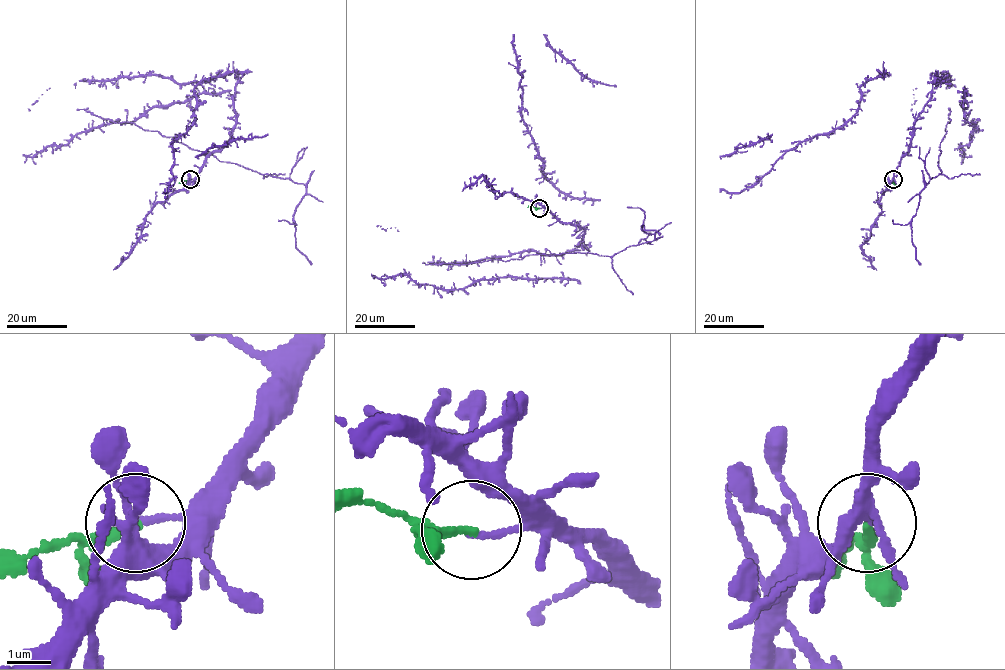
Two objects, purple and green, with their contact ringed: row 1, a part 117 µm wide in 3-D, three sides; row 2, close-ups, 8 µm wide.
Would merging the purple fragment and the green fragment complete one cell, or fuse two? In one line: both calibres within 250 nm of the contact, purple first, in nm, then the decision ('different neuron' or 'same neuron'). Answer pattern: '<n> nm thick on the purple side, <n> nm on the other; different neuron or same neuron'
150 nm thick on the purple side, 200 nm on the other; different neuron

